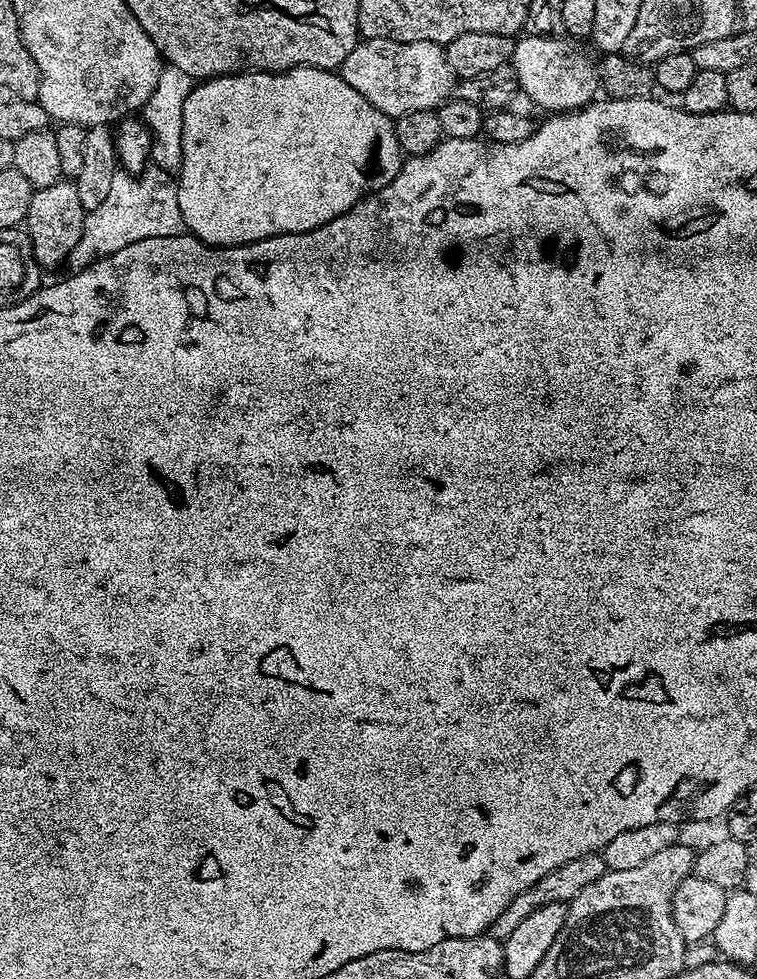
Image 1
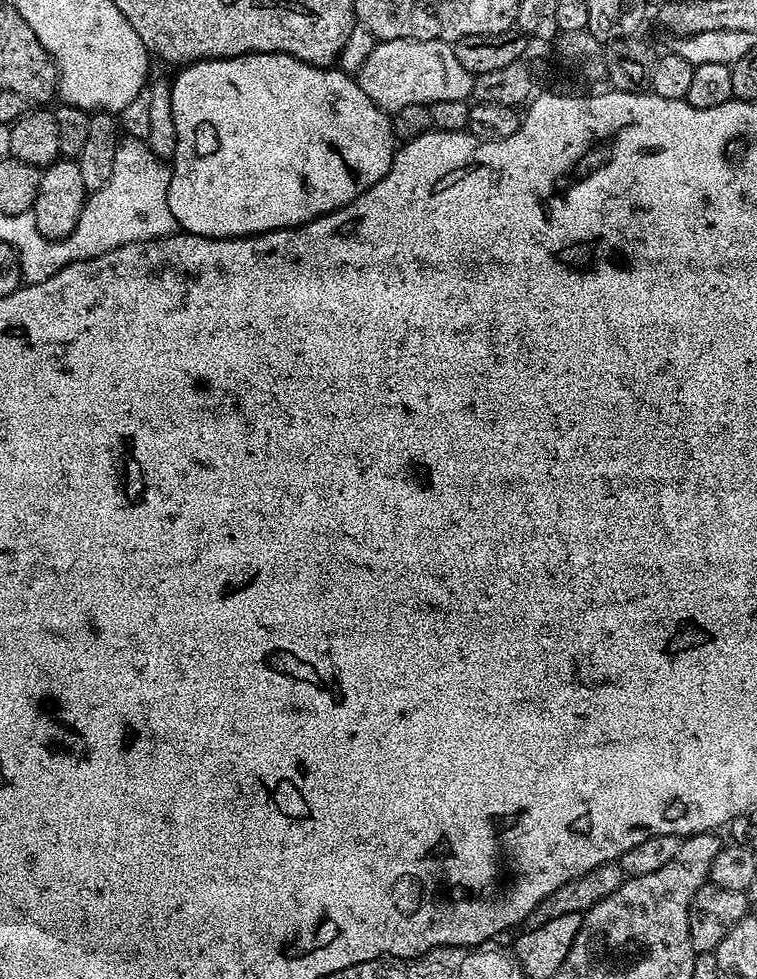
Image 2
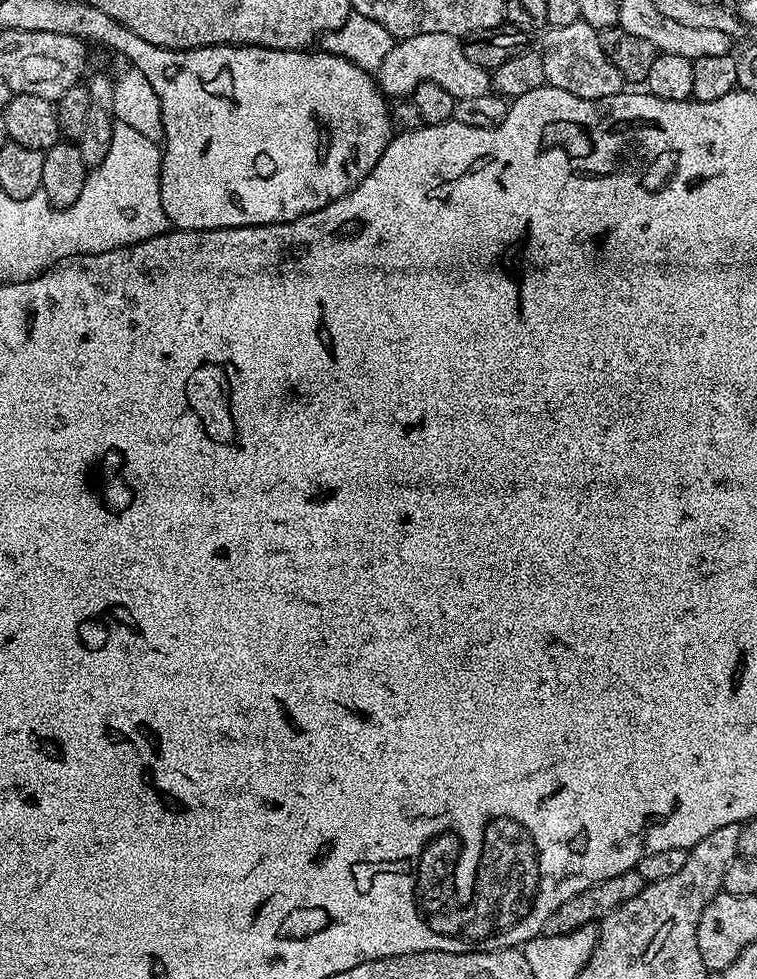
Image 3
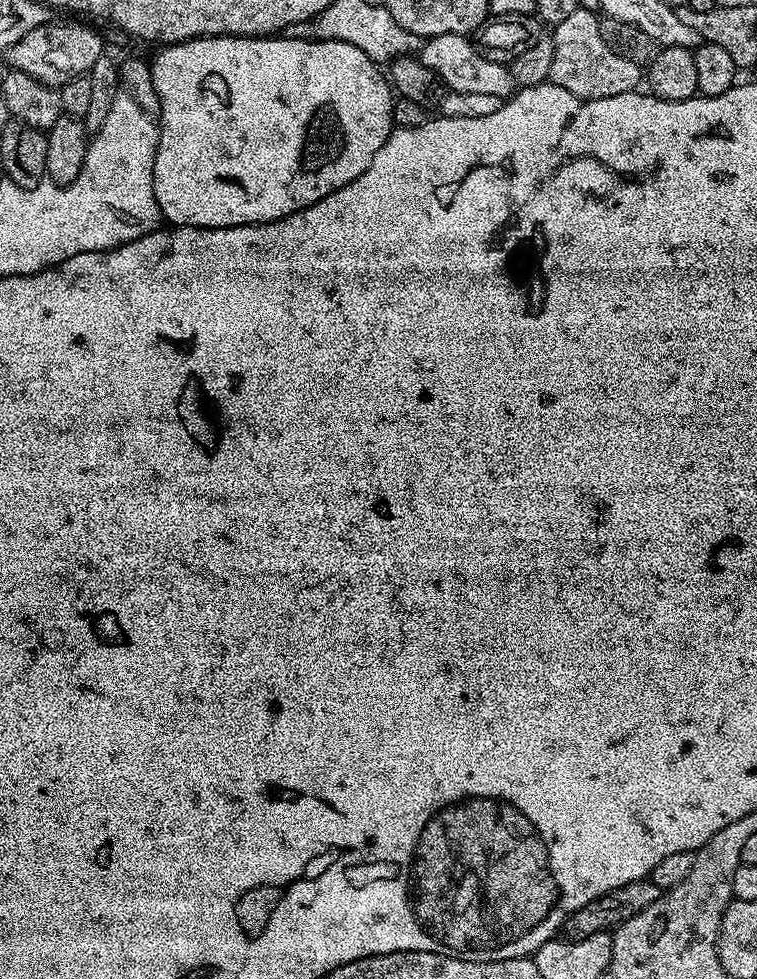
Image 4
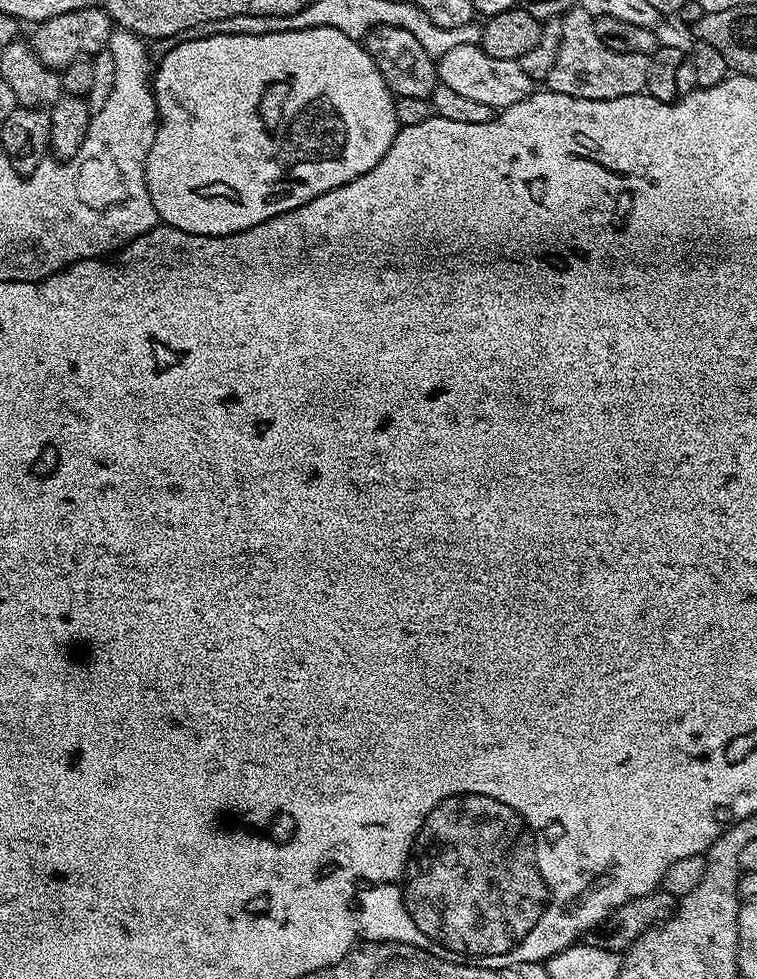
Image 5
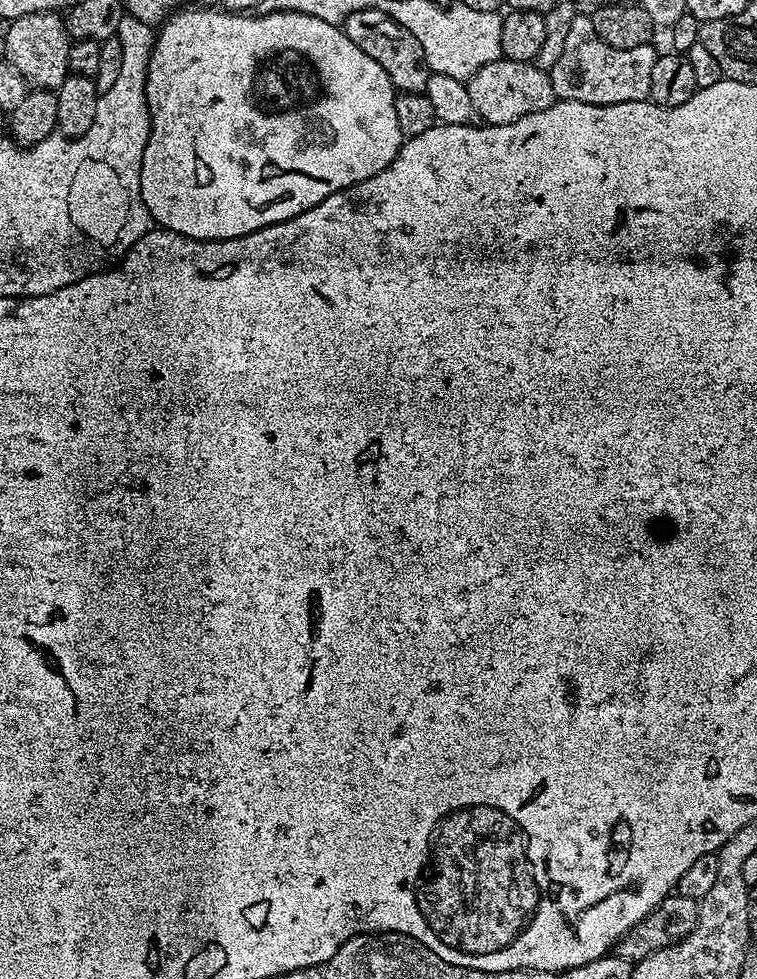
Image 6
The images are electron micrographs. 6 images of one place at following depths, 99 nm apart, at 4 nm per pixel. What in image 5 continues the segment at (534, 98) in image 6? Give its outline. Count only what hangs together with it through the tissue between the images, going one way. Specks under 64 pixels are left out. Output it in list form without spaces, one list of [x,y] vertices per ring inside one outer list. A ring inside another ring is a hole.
[[[479,43],[459,44],[446,50],[438,58],[436,75],[443,87],[463,94],[474,102],[482,102],[493,110],[503,110],[514,106],[514,102],[522,102],[532,95],[534,82],[526,70],[522,70],[520,61],[506,58],[490,58],[480,49]]]

